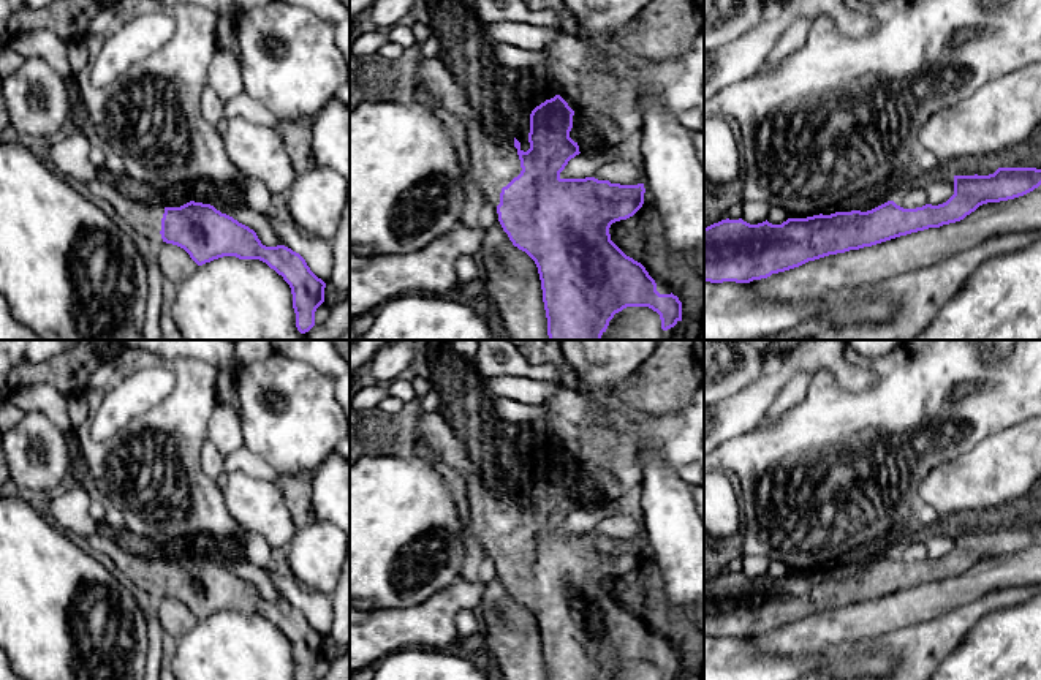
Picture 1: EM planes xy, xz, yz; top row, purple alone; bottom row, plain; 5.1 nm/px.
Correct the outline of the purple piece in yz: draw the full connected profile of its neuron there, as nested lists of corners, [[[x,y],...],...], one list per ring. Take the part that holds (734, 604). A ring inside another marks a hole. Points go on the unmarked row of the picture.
[[[998,522],[989,530],[954,530],[954,549],[938,560],[903,563],[894,555],[888,555],[867,566],[820,568],[807,572],[788,572],[782,579],[772,579],[767,574],[750,579],[742,572],[726,572],[704,582],[704,636],[750,637],[767,633],[829,609],[872,601],[900,590],[960,576],[982,558],[1014,553],[1039,539],[1041,523]]]

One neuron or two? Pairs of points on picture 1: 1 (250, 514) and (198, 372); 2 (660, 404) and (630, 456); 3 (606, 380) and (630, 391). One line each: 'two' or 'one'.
1: two
2: two
3: two

